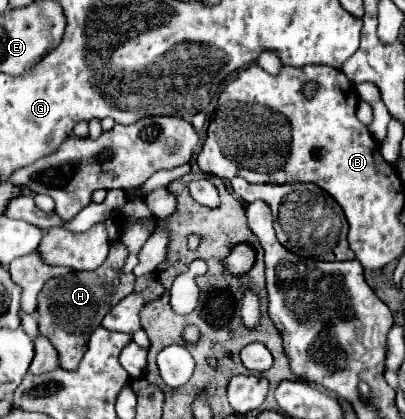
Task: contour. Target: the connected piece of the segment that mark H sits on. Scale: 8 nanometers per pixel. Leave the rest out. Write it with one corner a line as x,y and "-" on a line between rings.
112,242
110,244
110,254
104,260
104,264
96,270
90,272
70,272
66,276
52,278
44,284
42,292
38,294
38,330
44,334
52,346
58,350
60,356
60,366
66,370
74,370
84,356
84,350
88,346
88,338
92,330
96,330
106,316
106,312
112,308
112,304
118,304
124,296
128,296
134,290
136,276
134,274
124,274
120,276
120,284
114,288
110,294
106,288
112,284
116,278
120,266
128,258
128,248
122,242

